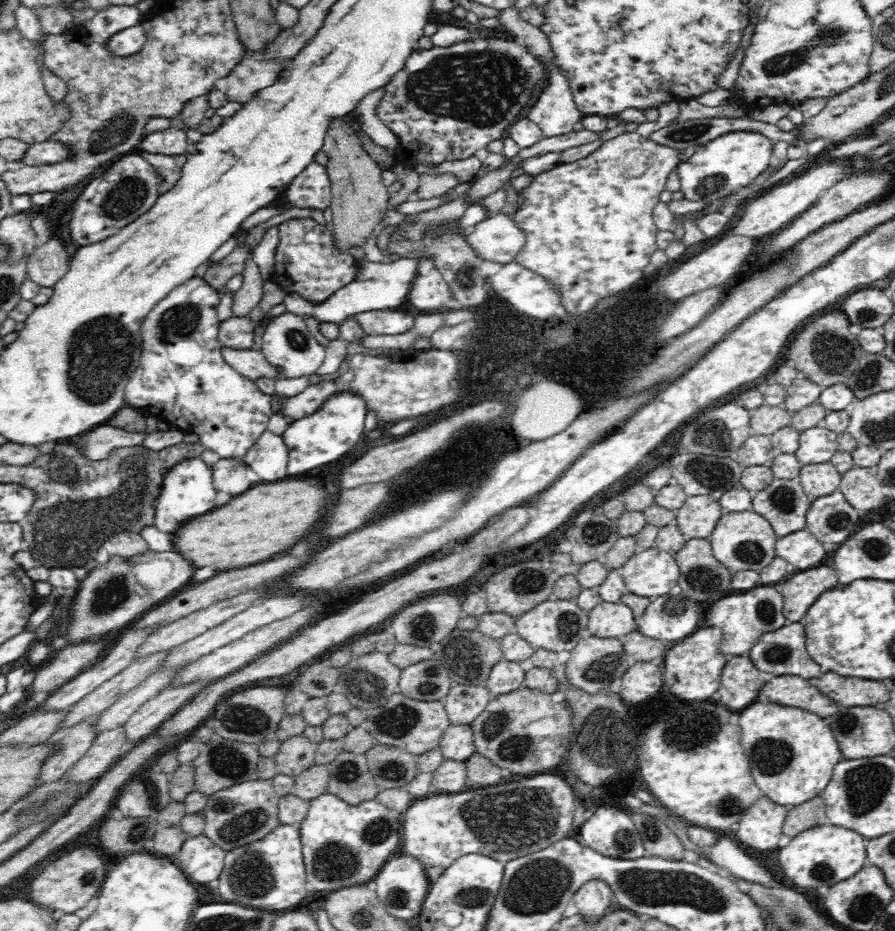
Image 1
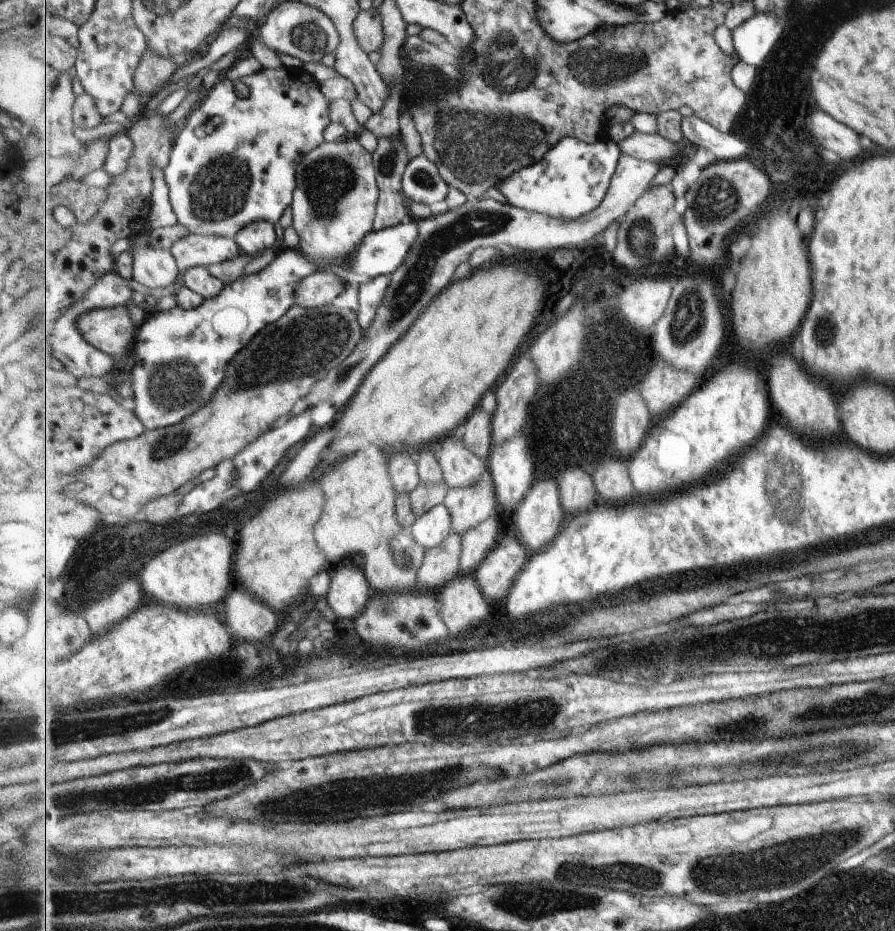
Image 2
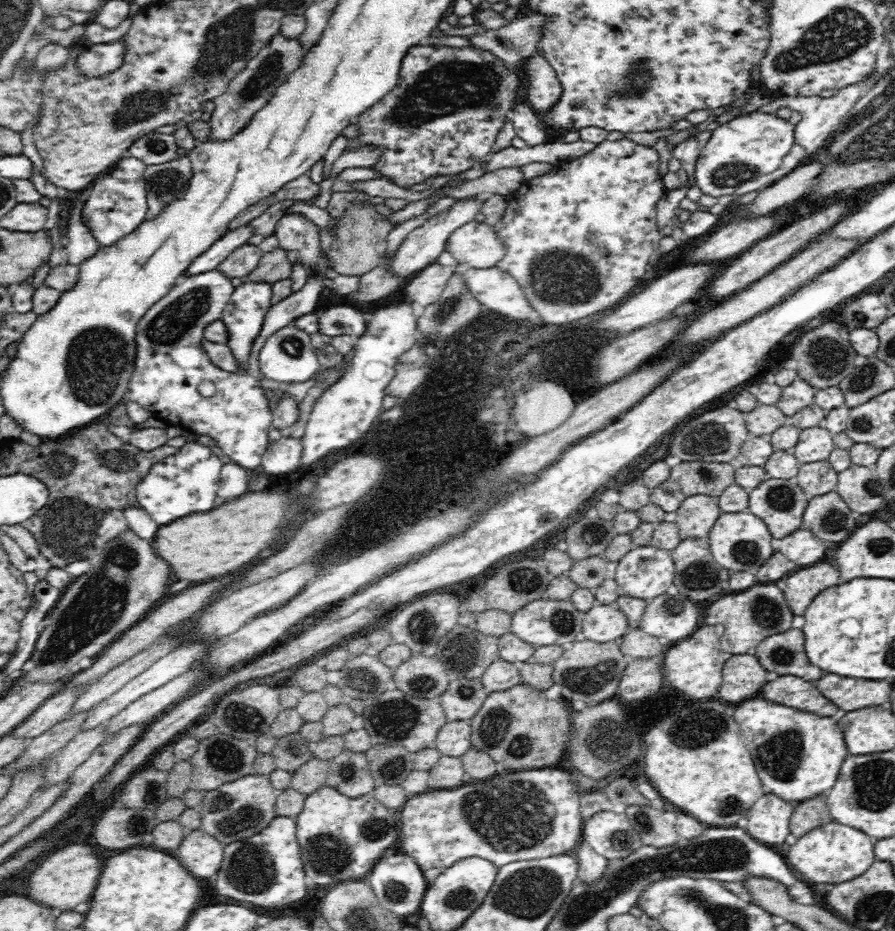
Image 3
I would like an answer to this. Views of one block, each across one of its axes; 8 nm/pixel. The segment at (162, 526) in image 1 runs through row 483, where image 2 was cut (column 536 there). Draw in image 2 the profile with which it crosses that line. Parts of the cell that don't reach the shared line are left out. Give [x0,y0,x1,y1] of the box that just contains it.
[497,137,623,221]

